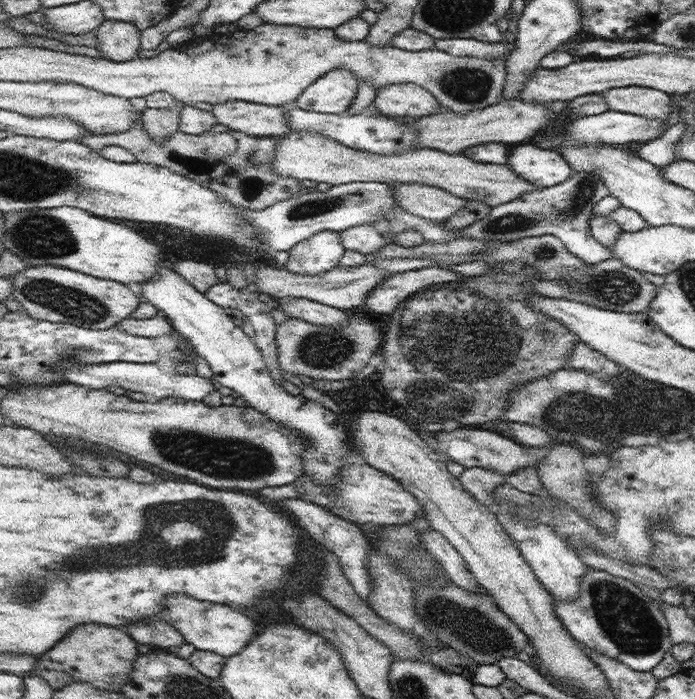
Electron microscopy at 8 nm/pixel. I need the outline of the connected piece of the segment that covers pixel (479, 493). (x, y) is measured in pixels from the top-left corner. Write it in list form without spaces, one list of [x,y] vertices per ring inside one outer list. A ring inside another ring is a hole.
[[[469,468],[469,470],[463,470],[459,480],[461,480],[463,488],[479,500],[479,504],[493,510],[495,508],[493,490],[505,482],[505,476],[501,476],[499,472],[485,470],[485,468]]]

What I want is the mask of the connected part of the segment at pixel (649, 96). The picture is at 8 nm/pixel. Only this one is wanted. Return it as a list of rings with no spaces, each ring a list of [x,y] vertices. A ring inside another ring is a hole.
[[[611,88],[603,92],[603,98],[613,112],[661,120],[667,120],[671,114],[671,96],[655,88]]]

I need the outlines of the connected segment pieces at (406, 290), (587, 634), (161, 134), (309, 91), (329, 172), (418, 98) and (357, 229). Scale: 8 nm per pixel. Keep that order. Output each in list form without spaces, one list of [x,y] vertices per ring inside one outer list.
[[[439,264],[425,266],[421,270],[407,270],[407,272],[395,272],[389,274],[381,286],[377,286],[367,298],[365,298],[365,314],[371,318],[377,318],[381,314],[395,312],[397,304],[411,298],[415,292],[441,284],[441,282],[457,282],[463,280],[461,274],[455,274],[453,268],[443,268]]]
[[[587,570],[579,582],[579,600],[555,600],[557,618],[583,646],[623,662],[635,672],[651,672],[673,646],[661,604],[651,600],[627,578],[601,570]]]
[[[175,102],[173,108],[165,108],[165,110],[145,108],[141,112],[141,124],[143,128],[147,128],[147,134],[151,136],[153,142],[163,142],[173,132],[179,130],[179,114],[183,108],[185,108],[183,102]]]
[[[333,70],[315,80],[293,102],[295,108],[323,114],[345,114],[357,96],[359,80],[347,70]]]
[[[289,132],[275,150],[273,168],[279,176],[291,176],[297,180],[313,180],[327,182],[331,186],[351,184],[351,182],[375,182],[375,184],[427,184],[443,188],[455,198],[487,204],[495,208],[499,204],[507,204],[519,198],[525,192],[535,192],[539,186],[527,182],[517,176],[507,164],[487,164],[475,162],[463,154],[447,154],[429,148],[417,148],[401,154],[371,154],[359,152],[355,148],[347,148],[345,144],[335,144],[335,140],[319,134],[319,132]]]
[[[403,82],[403,84],[389,84],[385,88],[375,88],[375,100],[371,110],[389,116],[389,118],[411,118],[419,120],[433,112],[439,112],[443,106],[433,98],[431,92],[425,88]]]
[[[359,224],[359,226],[351,226],[347,230],[339,232],[341,242],[345,252],[361,252],[361,254],[375,254],[385,246],[385,240],[381,238],[381,234],[369,226],[369,224]]]

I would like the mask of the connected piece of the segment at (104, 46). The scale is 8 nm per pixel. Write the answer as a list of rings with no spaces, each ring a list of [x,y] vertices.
[[[103,20],[97,28],[97,46],[103,60],[111,62],[129,62],[137,58],[137,50],[141,48],[141,34],[131,22],[123,20]]]

